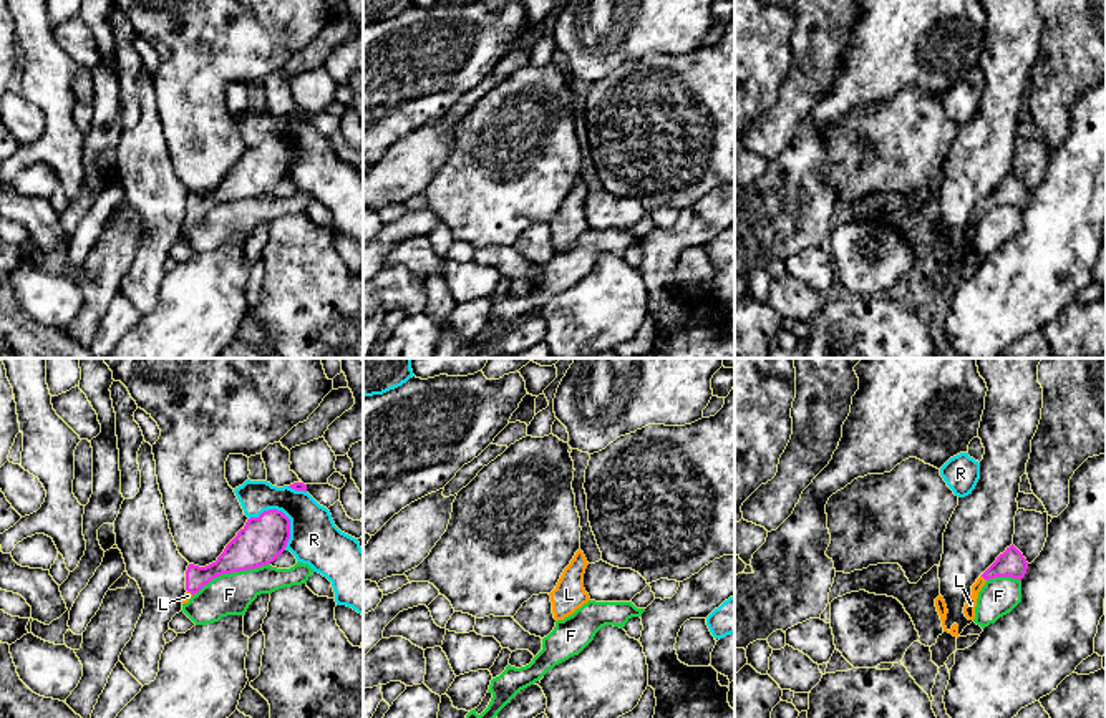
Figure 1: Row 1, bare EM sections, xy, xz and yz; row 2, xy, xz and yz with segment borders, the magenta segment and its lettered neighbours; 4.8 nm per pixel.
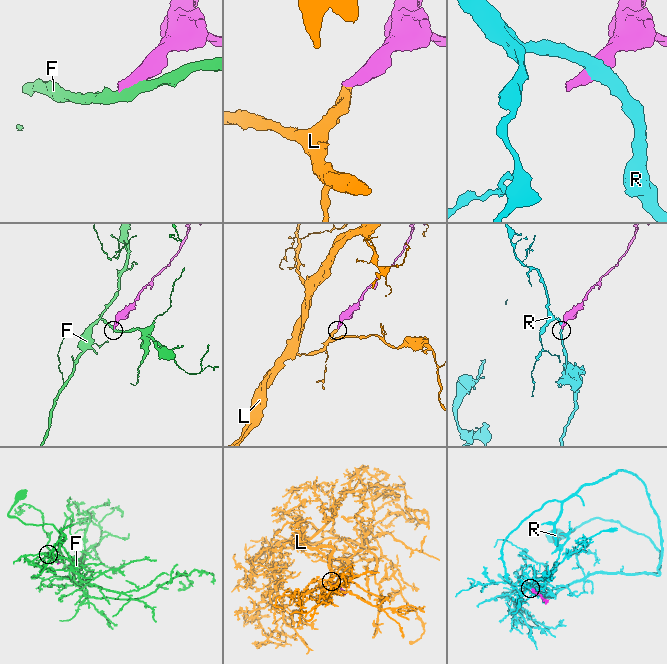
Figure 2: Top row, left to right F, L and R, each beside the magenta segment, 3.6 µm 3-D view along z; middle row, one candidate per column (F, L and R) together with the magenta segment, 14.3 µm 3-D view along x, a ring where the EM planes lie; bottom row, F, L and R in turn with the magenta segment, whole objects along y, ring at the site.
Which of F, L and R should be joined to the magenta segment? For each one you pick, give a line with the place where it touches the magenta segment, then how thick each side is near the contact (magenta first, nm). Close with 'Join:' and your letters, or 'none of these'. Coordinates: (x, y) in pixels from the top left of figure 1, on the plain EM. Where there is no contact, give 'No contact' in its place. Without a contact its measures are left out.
L: Touches magenta at yz (984, 206). Thickness 130 nm (magenta) against 60 nm
Join: L

